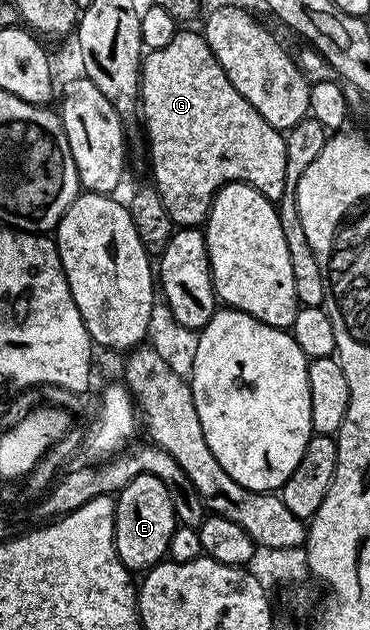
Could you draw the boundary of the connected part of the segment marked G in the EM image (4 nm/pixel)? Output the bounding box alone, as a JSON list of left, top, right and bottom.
[140,30,289,228]

